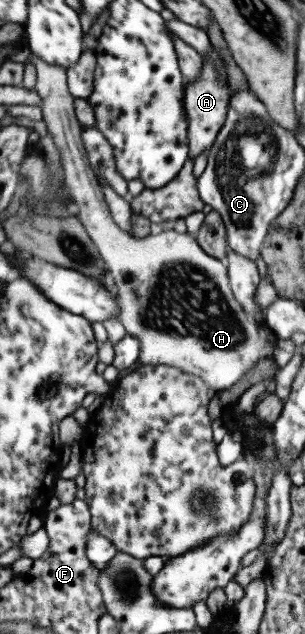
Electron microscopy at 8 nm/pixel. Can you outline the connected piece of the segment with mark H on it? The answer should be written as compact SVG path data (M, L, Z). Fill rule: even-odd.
M32 55L28 61L32 62L36 66L35 91L36 94L42 98L42 104L44 104L42 105L42 116L44 123L46 123L46 127L48 128L50 136L52 136L52 140L54 140L54 144L56 144L56 148L60 150L60 163L63 169L64 183L67 187L69 197L76 203L76 217L78 220L80 220L80 222L82 222L87 234L94 242L94 245L98 248L102 259L104 259L109 267L110 274L113 276L113 280L115 281L117 287L117 304L119 305L119 314L117 317L123 323L126 333L134 337L134 339L138 338L138 341L141 343L140 356L138 358L139 365L171 365L172 367L181 369L184 371L184 373L190 373L198 376L208 387L214 389L215 391L229 390L232 385L238 383L238 381L242 379L243 375L246 375L246 372L249 369L252 369L256 365L256 362L259 359L262 359L262 357L274 357L275 343L272 342L272 336L270 336L270 332L267 332L265 329L262 330L258 323L256 323L256 321L254 321L254 319L248 313L246 313L245 309L242 307L242 304L234 297L232 288L229 284L227 267L225 267L224 263L222 263L222 261L218 258L207 254L197 242L196 237L192 237L192 235L188 234L187 232L178 233L178 231L172 229L160 233L153 231L146 237L140 239L131 236L128 232L125 232L116 225L116 222L114 222L110 216L110 211L108 210L108 205L106 204L103 190L101 189L100 179L92 169L88 154L86 153L86 149L84 149L84 143L82 143L82 137L80 135L81 124L78 122L74 111L75 98L70 94L70 92L68 92L68 87L66 86L67 71L64 70L64 68L58 67L57 65L50 65L35 55Z

